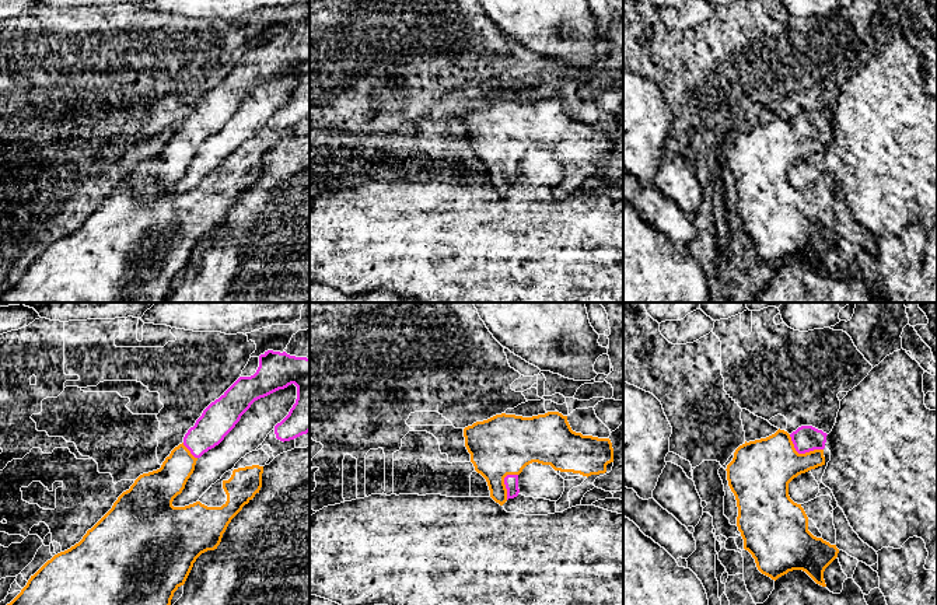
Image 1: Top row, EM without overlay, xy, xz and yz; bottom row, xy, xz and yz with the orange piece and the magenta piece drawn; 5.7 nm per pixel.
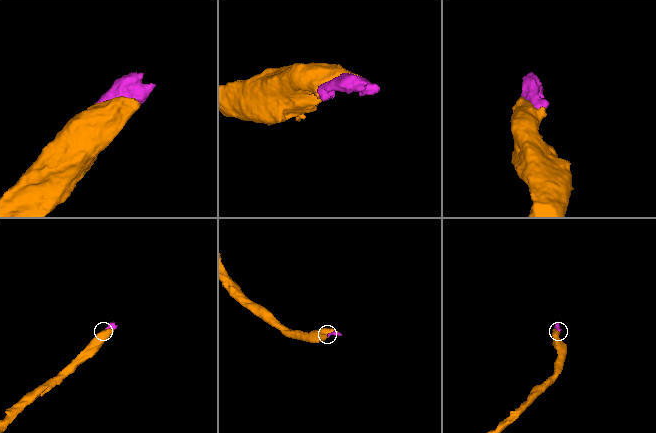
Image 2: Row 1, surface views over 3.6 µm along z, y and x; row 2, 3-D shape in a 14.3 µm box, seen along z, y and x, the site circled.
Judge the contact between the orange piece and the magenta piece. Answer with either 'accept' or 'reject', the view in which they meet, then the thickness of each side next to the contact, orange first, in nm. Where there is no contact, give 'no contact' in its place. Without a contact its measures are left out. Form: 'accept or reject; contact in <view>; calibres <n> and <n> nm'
accept; contact in yz; calibres 340 and 150 nm

